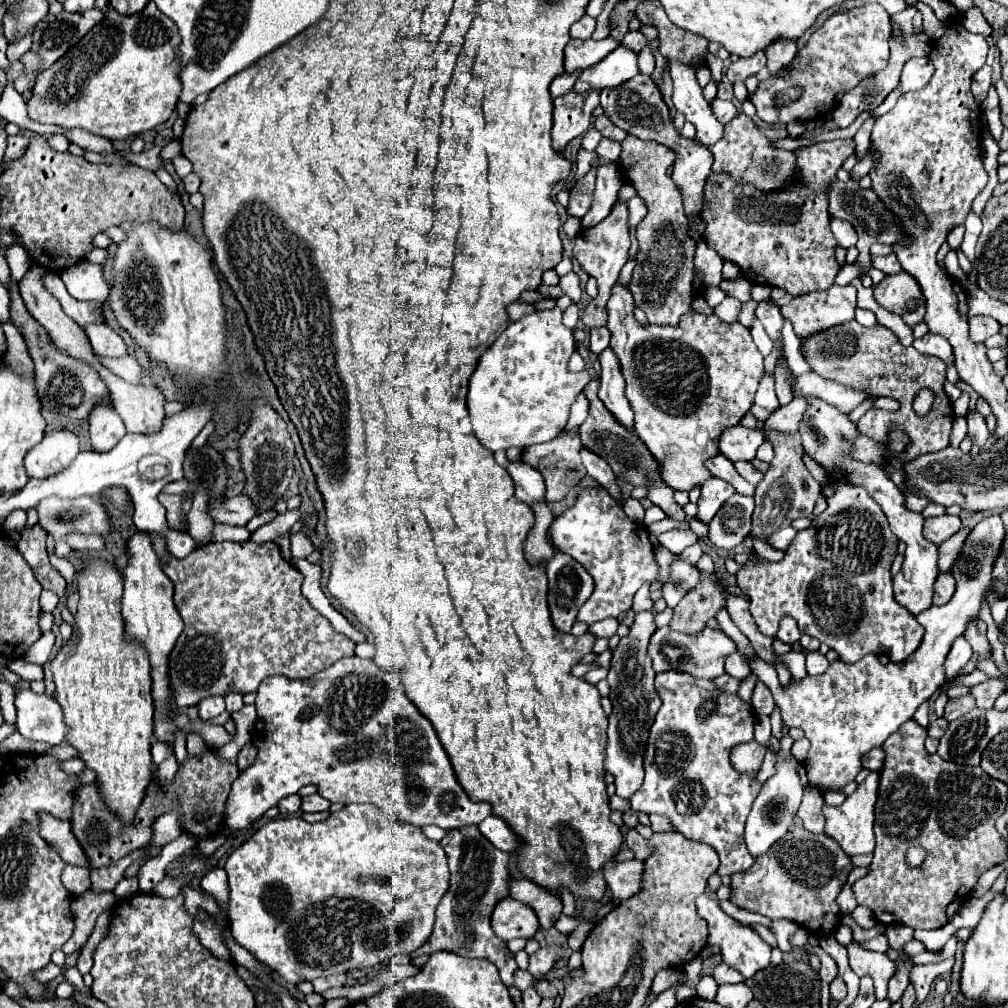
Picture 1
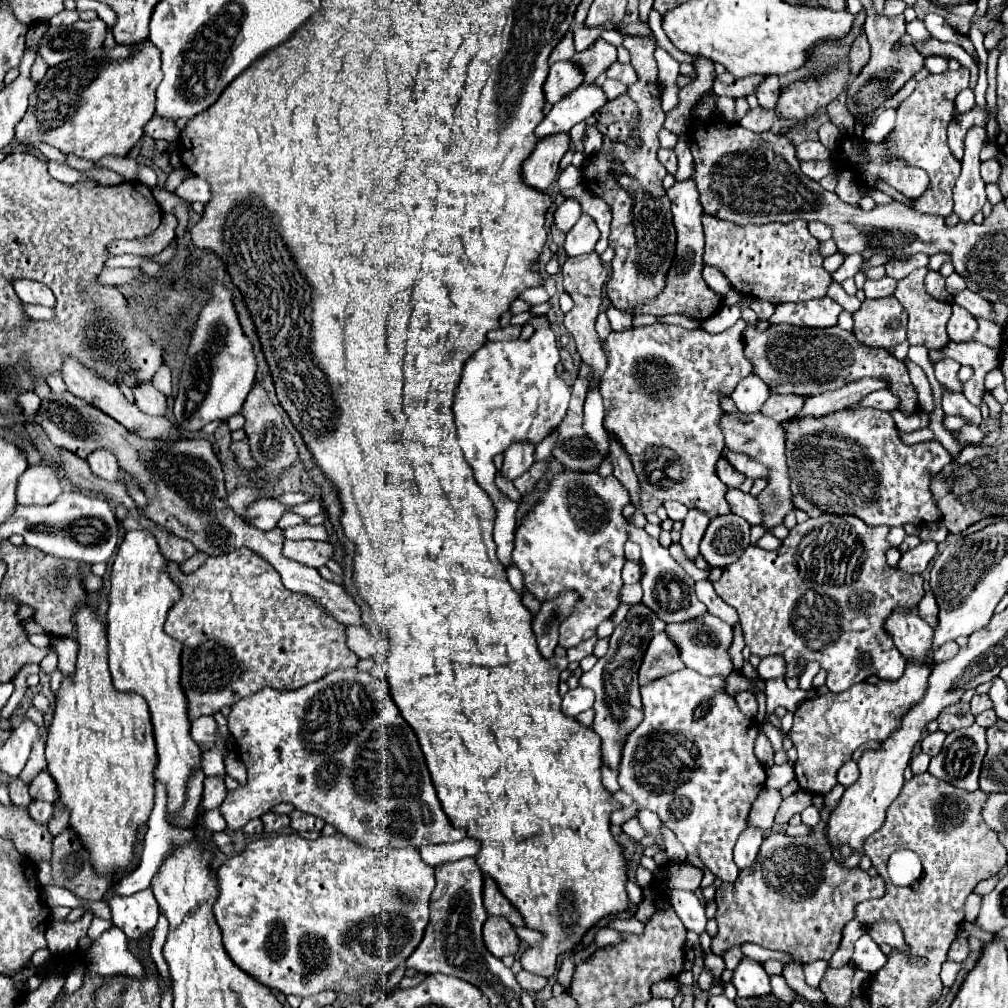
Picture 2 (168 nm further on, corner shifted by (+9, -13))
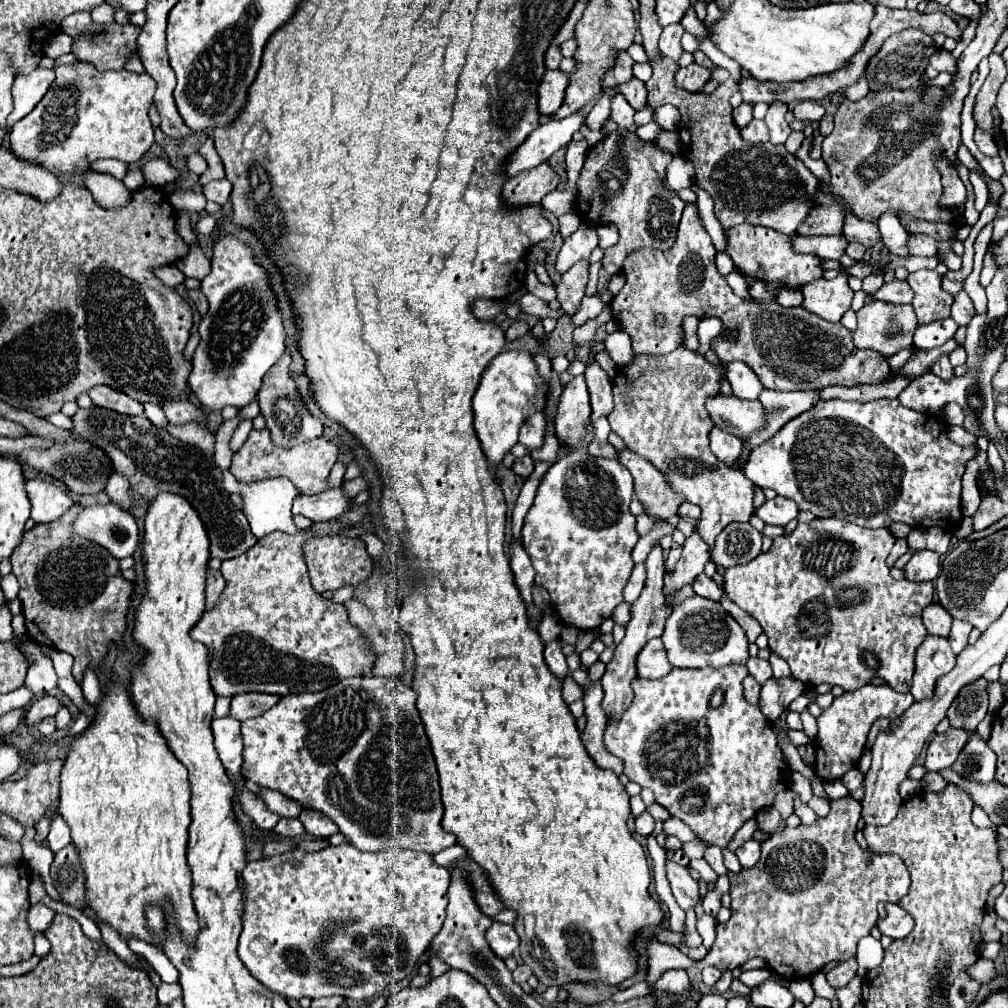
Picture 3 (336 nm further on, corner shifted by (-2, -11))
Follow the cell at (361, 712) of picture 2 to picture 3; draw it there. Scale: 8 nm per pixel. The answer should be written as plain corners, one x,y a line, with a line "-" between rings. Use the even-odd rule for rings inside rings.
355,676
321,692
287,694
267,712
241,722
245,746
241,772
255,784
297,800
303,808
323,812
339,826
347,842
363,852
381,852
387,844
393,844
437,854
457,844
457,838
441,828
439,776
415,700
417,694
411,686
383,676

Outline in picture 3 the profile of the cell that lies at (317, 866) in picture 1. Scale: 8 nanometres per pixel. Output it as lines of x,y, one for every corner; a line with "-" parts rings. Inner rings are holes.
349,842
341,844
341,846
329,846
325,850
319,852
305,852
299,846
293,846
291,850
271,856
271,858
261,858
261,860
253,860
247,862
247,866
243,868
243,898
245,898
245,906
243,906
243,914
241,914
241,922
243,922
243,930
241,930
241,938
239,938
239,958
243,960
243,964
247,966
247,970
269,990
285,996
285,998
321,998
321,996
345,996
351,1000
365,1000
371,998
379,992
383,992
387,986
403,980
405,976
409,976
417,964
417,958
427,950
429,942
435,938
435,934
441,930
443,920
445,920
445,890
449,888
449,870
445,870
443,866
437,866
431,854
423,854
417,850
407,850
407,848
397,848
397,846
389,846
389,850
383,852
361,852
355,846
351,846

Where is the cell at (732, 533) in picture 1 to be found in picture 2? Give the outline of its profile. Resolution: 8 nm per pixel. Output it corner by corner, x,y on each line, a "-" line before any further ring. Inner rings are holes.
736,514
710,520
700,542
700,554
712,568
726,568
750,546
750,524

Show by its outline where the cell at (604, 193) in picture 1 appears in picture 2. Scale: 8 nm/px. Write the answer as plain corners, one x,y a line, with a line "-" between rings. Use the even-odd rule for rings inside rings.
582,214
580,220
572,226
572,230
566,234
564,252
568,256
578,256
578,254
592,252
598,238
600,238
600,232
598,232
594,220
588,214

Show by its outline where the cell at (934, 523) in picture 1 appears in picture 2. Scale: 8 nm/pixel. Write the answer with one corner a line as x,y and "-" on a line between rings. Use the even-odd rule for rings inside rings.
920,542
916,548
908,550
900,558
900,570
908,574
922,574
928,568
928,562
936,554
936,542

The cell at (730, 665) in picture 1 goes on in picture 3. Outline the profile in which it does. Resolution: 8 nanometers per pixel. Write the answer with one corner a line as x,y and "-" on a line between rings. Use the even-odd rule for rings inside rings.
701,596
689,598
689,602
683,602
671,612
661,640
665,642
669,662
677,668
723,668
727,664
745,664
749,660
745,630
741,630
719,602

